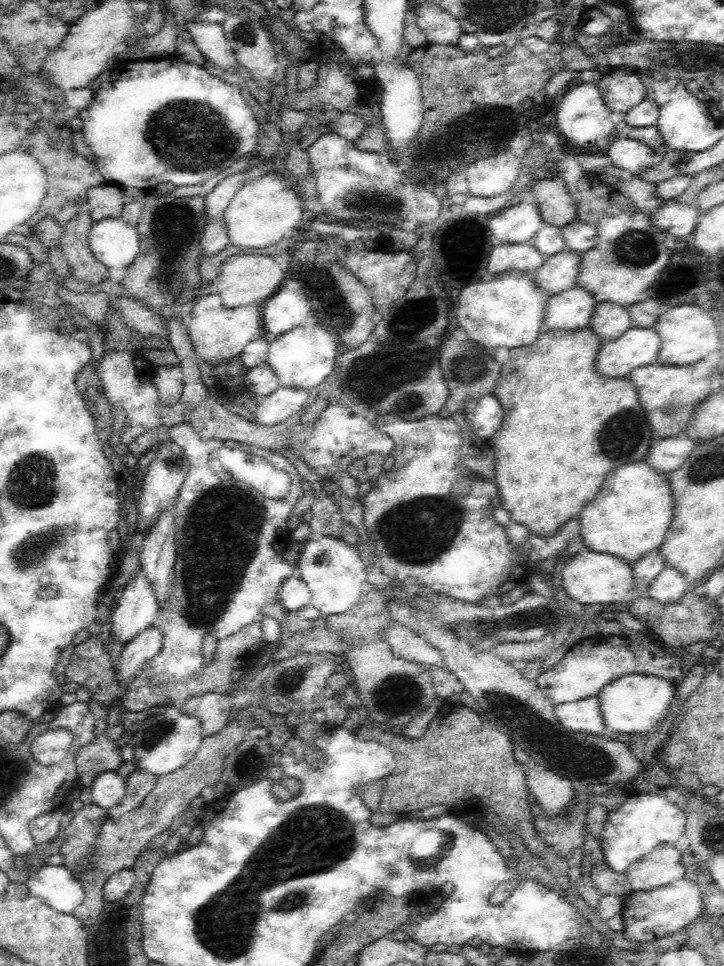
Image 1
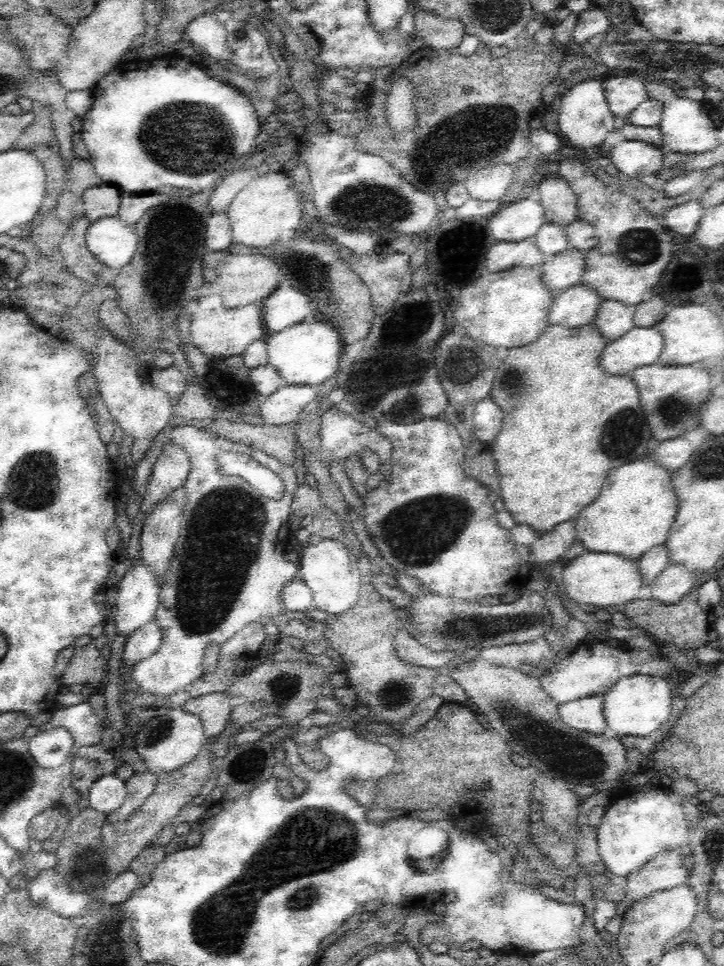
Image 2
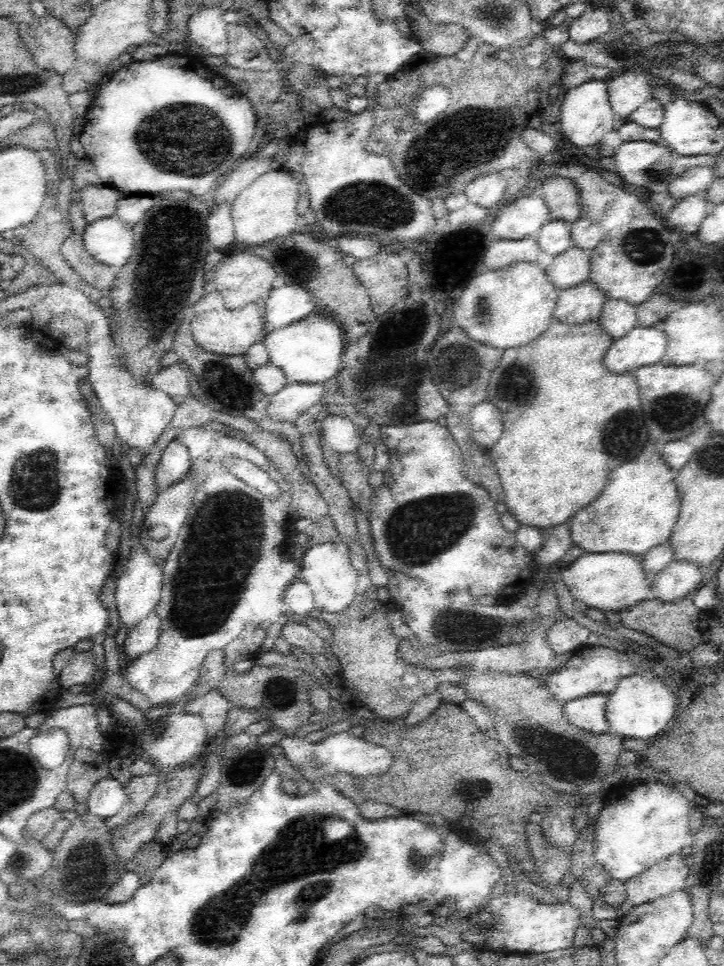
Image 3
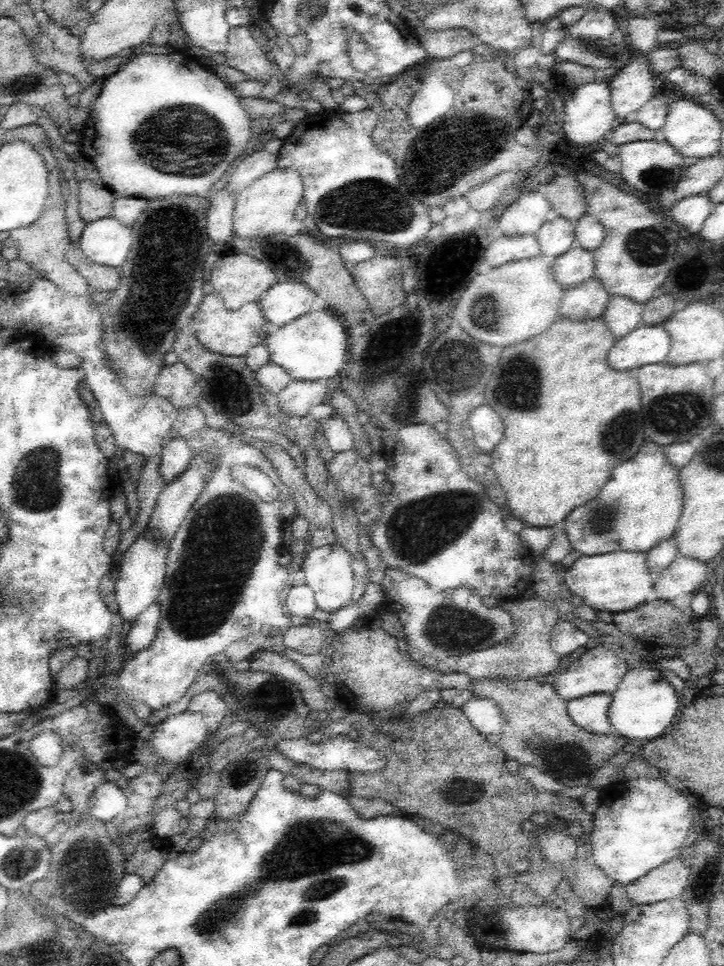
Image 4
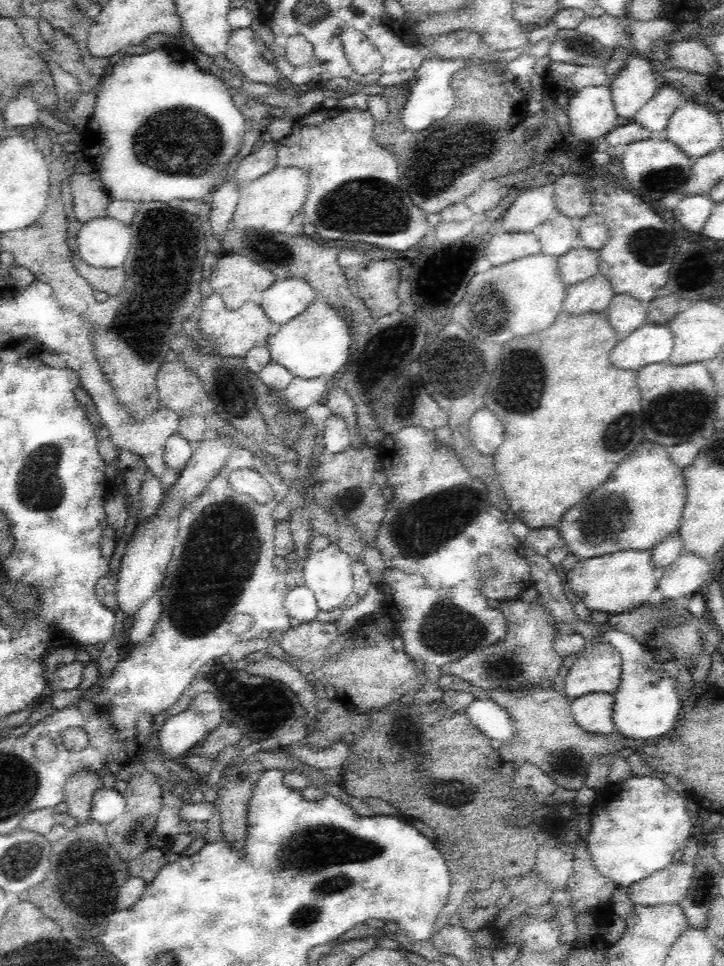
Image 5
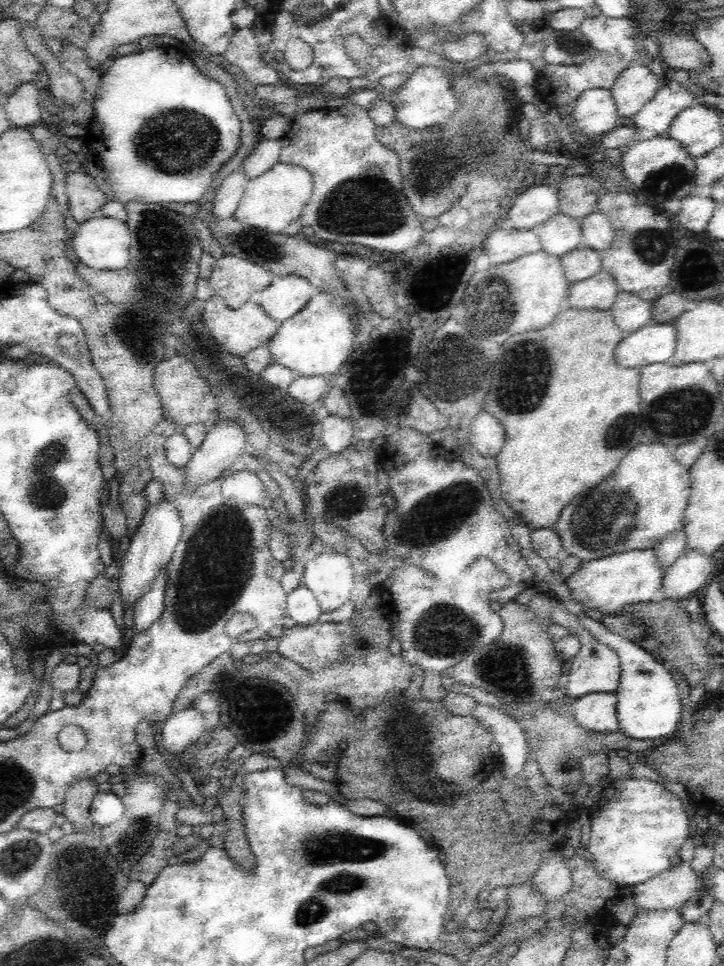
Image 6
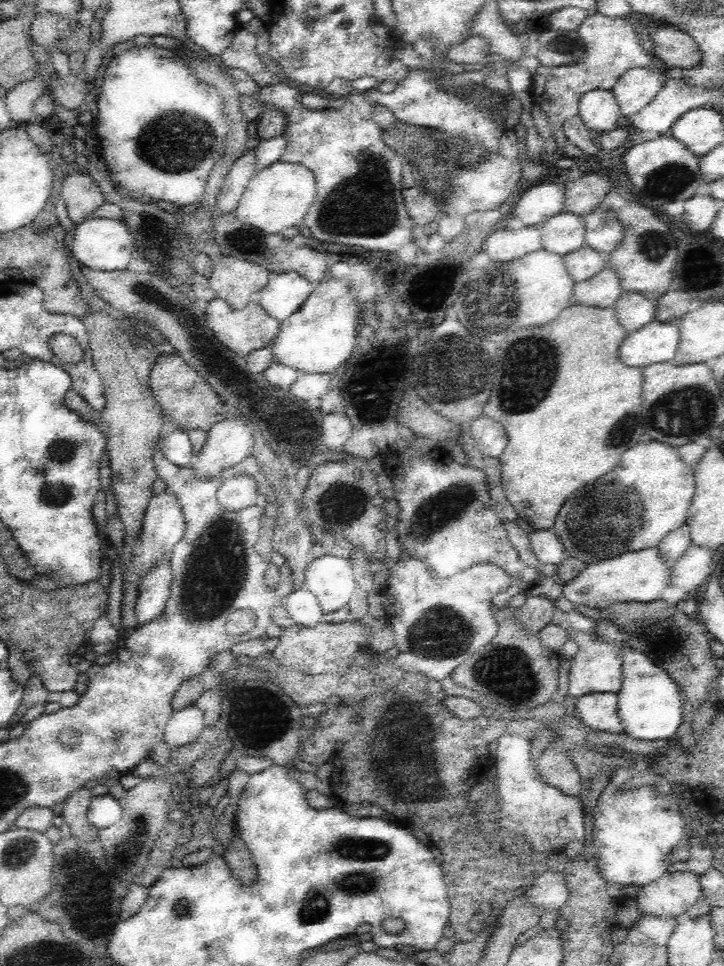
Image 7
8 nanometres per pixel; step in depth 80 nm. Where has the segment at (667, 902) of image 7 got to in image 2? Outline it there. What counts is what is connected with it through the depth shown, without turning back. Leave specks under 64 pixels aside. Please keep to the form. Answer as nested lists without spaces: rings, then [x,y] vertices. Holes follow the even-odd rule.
[[[664,850],[650,858],[644,866],[632,870],[627,876],[625,895],[616,903],[617,915],[623,917],[632,902],[660,890],[670,890],[686,880],[688,870],[678,850]]]

